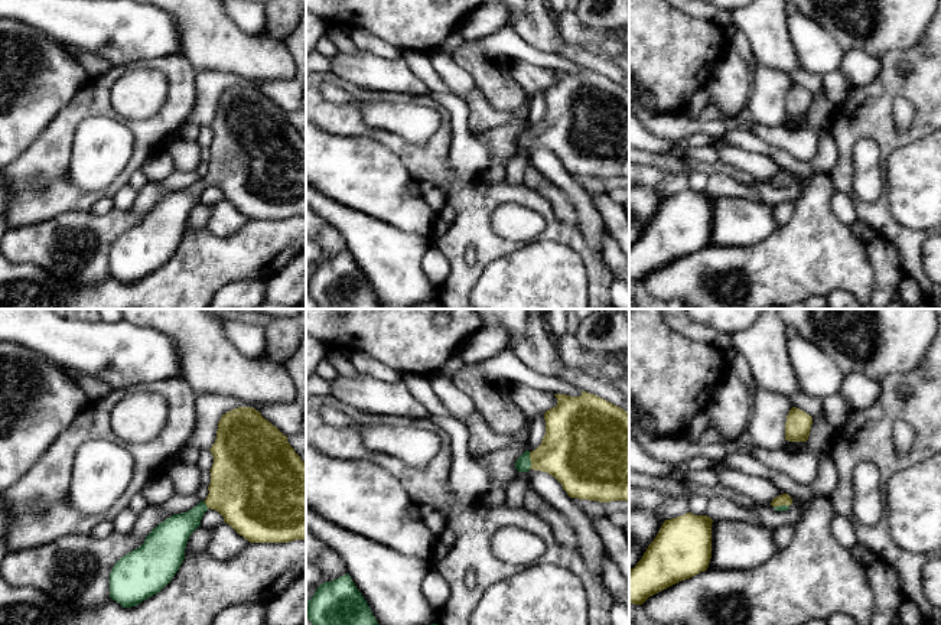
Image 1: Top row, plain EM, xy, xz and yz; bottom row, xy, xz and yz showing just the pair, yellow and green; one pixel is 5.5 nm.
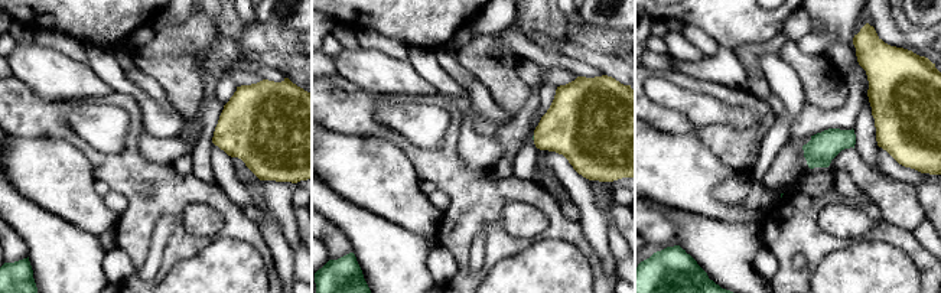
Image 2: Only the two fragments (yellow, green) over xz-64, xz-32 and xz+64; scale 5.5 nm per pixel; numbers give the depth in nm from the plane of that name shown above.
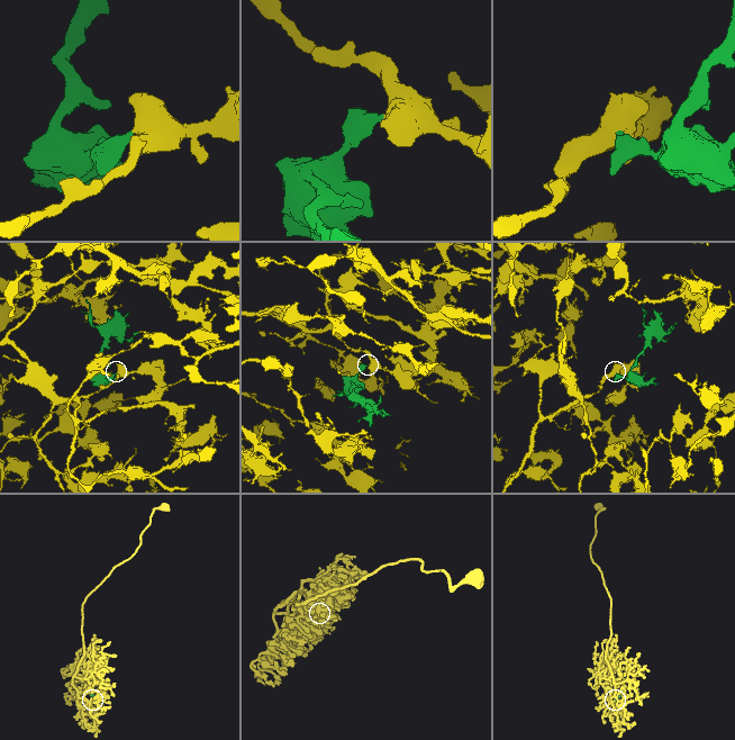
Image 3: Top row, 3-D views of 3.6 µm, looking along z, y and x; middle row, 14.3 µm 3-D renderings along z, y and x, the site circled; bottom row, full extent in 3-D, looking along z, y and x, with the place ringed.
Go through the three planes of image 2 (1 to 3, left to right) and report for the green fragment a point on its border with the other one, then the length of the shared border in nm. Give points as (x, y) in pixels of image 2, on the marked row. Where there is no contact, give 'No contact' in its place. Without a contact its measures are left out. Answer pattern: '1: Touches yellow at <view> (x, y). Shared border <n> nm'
1: No contact
2: Touches yellow at xz-32 (534, 137). Shared border 30 nm
3: No contact

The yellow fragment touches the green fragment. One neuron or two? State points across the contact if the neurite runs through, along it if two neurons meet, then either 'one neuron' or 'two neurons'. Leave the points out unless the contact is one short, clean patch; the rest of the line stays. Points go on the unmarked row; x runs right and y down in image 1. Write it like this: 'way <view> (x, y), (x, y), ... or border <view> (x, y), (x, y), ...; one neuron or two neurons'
way xz (573, 126), (541, 136), (530, 136), (523, 140); one neuron

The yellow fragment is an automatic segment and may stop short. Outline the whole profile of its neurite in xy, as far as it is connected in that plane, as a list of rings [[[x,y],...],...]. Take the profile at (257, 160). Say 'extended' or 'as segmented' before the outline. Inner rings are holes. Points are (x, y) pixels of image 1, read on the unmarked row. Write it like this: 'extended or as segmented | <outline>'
extended | [[[253,84],[222,91],[216,115],[208,173],[188,189],[173,191],[146,212],[144,219],[123,232],[110,250],[110,274],[131,284],[159,270],[176,251],[191,211],[211,185],[250,219],[306,217],[306,140],[276,102]]]

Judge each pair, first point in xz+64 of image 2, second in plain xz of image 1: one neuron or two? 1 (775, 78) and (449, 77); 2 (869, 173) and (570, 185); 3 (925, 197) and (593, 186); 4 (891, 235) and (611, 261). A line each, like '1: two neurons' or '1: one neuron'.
1: one neuron
2: two neurons
3: two neurons
4: two neurons

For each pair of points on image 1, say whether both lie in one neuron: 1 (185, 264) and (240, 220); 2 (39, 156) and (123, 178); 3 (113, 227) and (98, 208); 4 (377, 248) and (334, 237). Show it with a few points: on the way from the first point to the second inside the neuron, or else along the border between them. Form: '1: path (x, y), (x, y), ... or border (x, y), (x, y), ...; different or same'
1: border (250, 220), (225, 235), (214, 235), (204, 227); different
2: path (57, 178), (75, 197), (101, 194); same
3: border (114, 207), (103, 214), (88, 211); different
4: border (321, 215), (339, 233), (347, 248); different

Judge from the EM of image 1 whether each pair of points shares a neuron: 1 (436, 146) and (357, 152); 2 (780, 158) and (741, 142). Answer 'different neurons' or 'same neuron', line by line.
1: different neurons
2: same neuron

